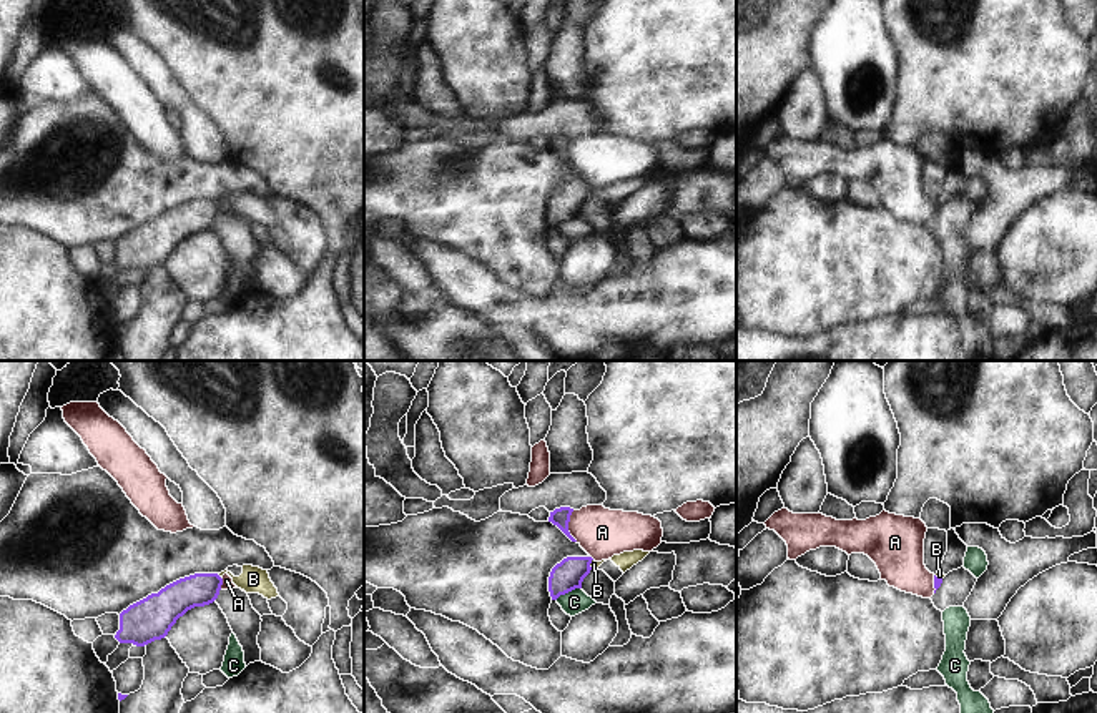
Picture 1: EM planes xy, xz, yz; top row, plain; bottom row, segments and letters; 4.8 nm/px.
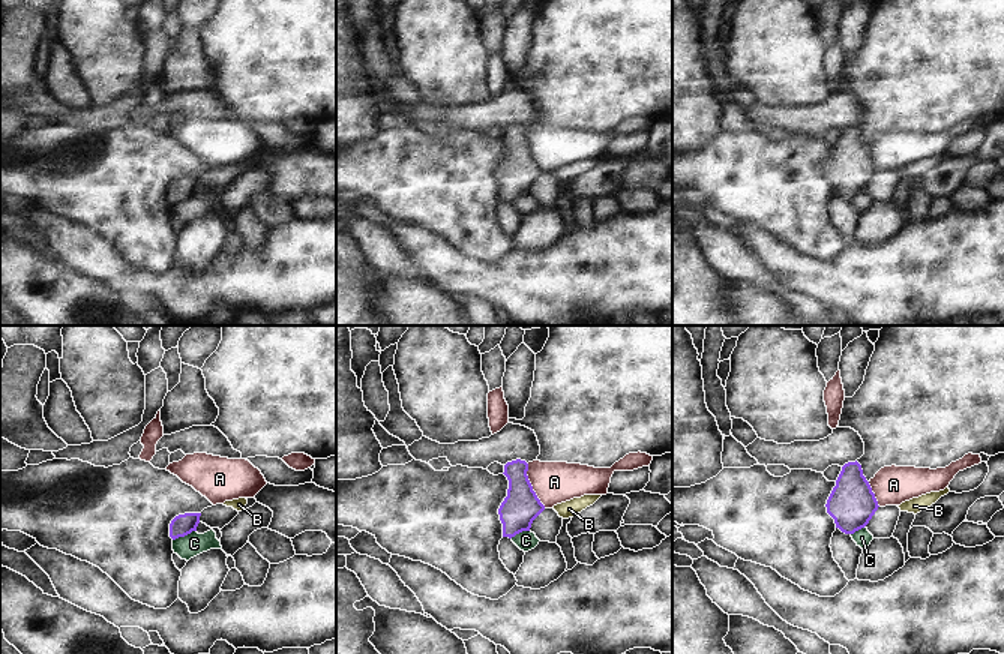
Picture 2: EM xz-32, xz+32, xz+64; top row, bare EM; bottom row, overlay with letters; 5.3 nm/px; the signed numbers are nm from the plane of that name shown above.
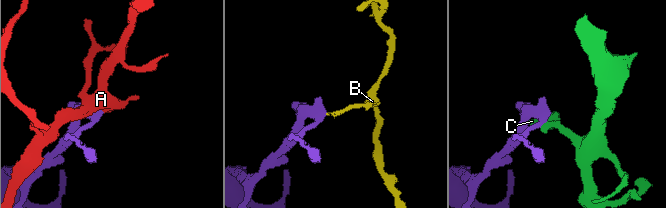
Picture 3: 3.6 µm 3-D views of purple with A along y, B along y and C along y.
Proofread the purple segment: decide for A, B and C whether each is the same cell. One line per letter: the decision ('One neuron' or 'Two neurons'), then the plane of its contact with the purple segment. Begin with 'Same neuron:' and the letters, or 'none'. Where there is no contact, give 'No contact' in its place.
Same neuron: none
A: Two neurons. Touches purple in xz
B: Two neurons. Touches purple in xy
C: Two neurons. Touches purple in xz

